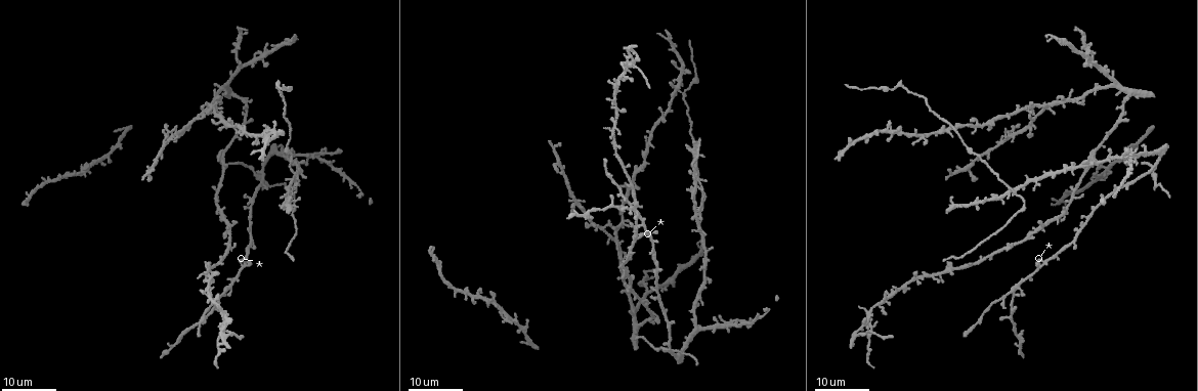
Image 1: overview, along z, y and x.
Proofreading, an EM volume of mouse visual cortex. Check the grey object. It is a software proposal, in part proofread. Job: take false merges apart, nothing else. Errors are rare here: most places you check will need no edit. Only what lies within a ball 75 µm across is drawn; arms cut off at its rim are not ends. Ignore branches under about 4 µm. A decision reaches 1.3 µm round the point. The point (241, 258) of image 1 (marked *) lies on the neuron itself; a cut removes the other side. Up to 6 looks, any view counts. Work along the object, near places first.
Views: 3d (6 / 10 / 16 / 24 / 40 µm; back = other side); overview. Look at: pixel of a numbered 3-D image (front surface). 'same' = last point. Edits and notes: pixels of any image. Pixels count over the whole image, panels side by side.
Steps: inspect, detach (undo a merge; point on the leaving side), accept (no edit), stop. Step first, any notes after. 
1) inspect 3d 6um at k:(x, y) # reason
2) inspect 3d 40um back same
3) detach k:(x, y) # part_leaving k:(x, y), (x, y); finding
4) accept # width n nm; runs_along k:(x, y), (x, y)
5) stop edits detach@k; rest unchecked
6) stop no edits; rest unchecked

inspect 3d 24um at 1:(633, 207) # four-way junction

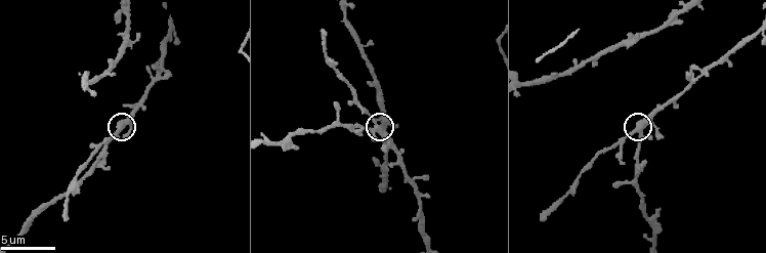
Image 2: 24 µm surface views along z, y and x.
inspect 3d 10um at 2:(637, 133)

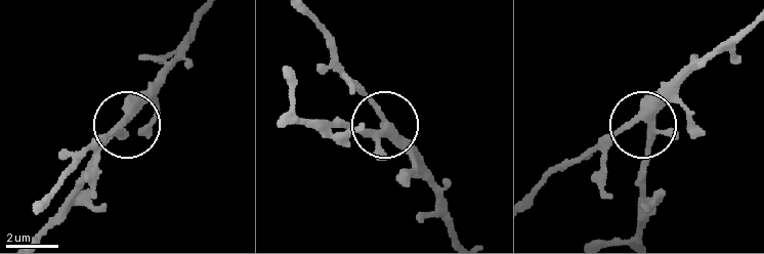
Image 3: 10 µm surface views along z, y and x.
accept # side_arm 14 um; arms 4; continuous, no second neuron

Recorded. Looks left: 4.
inspect 3d 16um at 1:(292, 192)

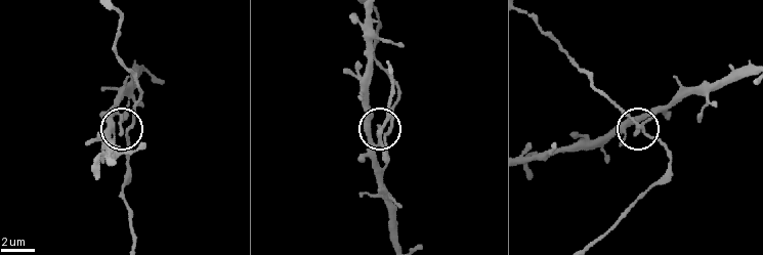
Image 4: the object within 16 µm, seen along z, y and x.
inspect 3d 6um at 4:(118, 125)

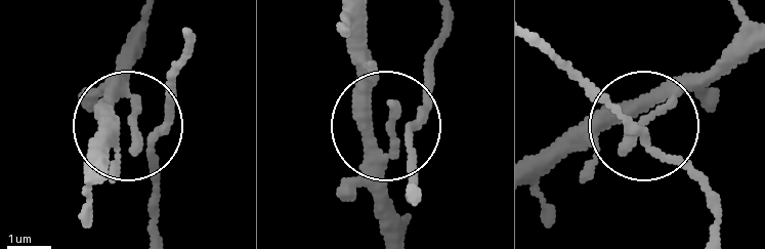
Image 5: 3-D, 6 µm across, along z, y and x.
accept # arms 4; runs_along 5:(147, 37), (125, 74), (133, 114), (96, 132); all the same neuron

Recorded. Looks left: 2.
inspect 3d 10um at 2:(126, 16)

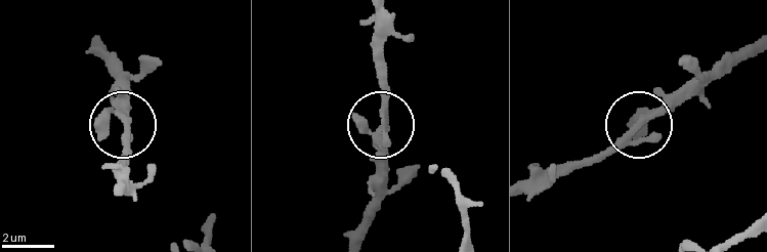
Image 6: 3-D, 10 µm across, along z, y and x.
accept # continuous, no second neuron

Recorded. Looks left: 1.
stop no edits; rest unchecked

